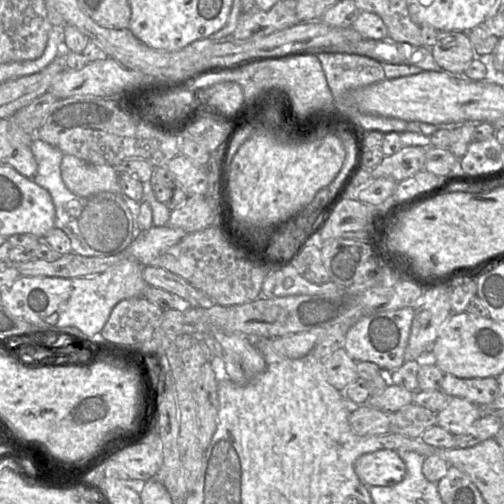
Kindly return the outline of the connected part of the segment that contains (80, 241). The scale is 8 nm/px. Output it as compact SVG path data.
M35 136L30 148L37 162L37 172L32 180L50 193L55 207L55 227L69 237L72 252L86 257L108 257L126 249L140 231L137 231L137 224L123 196L107 191L87 197L73 194L61 176L64 153Z

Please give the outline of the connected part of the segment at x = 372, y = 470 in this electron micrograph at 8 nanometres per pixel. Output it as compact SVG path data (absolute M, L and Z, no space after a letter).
M382 449L358 457L354 471L365 486L393 486L403 480L406 467L396 451Z

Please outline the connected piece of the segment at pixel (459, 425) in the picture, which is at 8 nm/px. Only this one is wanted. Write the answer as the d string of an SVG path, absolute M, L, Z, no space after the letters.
M451 397L448 405L437 413L437 426L452 435L469 432L469 428L481 417L481 408L467 400Z

